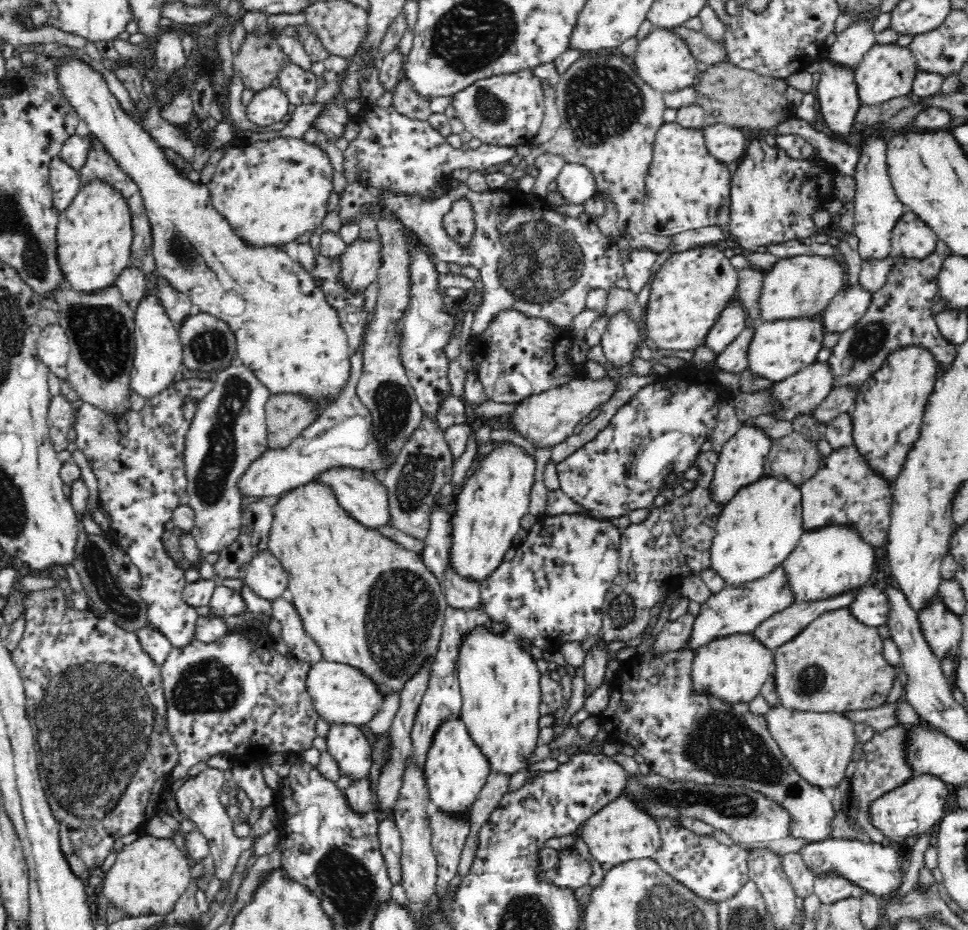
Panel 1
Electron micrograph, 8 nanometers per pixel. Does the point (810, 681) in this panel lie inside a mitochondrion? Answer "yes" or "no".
yes

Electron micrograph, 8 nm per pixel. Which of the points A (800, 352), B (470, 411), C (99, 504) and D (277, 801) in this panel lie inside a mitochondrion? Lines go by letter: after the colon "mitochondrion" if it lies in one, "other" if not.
A: other
B: other
C: other
D: other

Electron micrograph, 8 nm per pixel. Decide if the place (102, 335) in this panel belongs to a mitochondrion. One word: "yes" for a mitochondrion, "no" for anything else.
yes

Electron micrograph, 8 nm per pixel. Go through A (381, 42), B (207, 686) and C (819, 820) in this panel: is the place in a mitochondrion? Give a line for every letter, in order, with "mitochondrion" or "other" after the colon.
A: other
B: mitochondrion
C: other

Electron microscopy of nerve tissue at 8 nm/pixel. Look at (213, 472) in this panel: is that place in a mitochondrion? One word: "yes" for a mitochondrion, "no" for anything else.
yes

